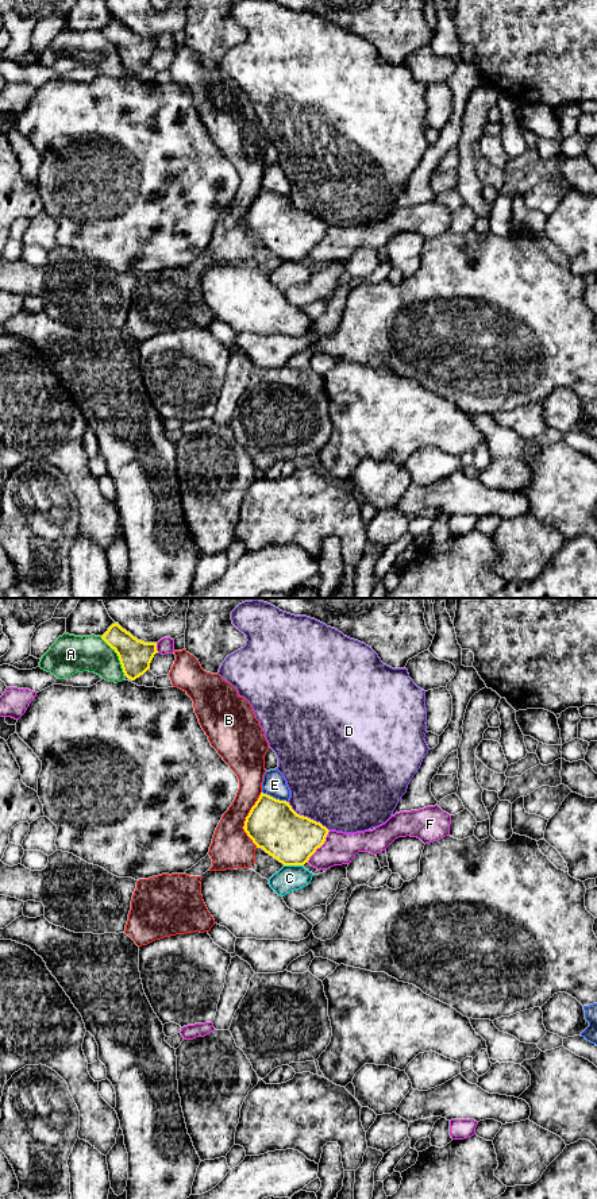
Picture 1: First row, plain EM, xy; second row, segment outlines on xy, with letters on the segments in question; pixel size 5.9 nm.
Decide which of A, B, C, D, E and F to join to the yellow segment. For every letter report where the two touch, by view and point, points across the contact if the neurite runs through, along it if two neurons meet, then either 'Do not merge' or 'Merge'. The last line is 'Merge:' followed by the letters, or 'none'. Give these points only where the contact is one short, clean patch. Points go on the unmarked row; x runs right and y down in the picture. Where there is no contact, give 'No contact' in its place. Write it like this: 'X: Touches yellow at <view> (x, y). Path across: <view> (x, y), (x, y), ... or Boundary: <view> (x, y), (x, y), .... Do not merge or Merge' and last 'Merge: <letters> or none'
A: Touches yellow at xy (118, 50). Do not merge
B: Touches yellow at xy (246, 215). Do not merge
C: Touches yellow at xy (293, 259). Boundary: xy (284, 259), (301, 261). Do not merge
D: Touches yellow at xy (307, 212). Do not merge
E: Touches yellow at xy (274, 193). Do not merge
F: Touches yellow at xy (319, 242). Do not merge
Merge: none

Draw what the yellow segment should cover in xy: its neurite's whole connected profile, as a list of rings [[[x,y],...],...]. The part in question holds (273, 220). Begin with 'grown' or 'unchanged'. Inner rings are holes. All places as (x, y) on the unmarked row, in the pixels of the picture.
unchanged; [[[261,188],[246,212],[244,227],[266,248],[284,261],[304,261],[320,243],[328,224],[297,209],[289,197]]]

